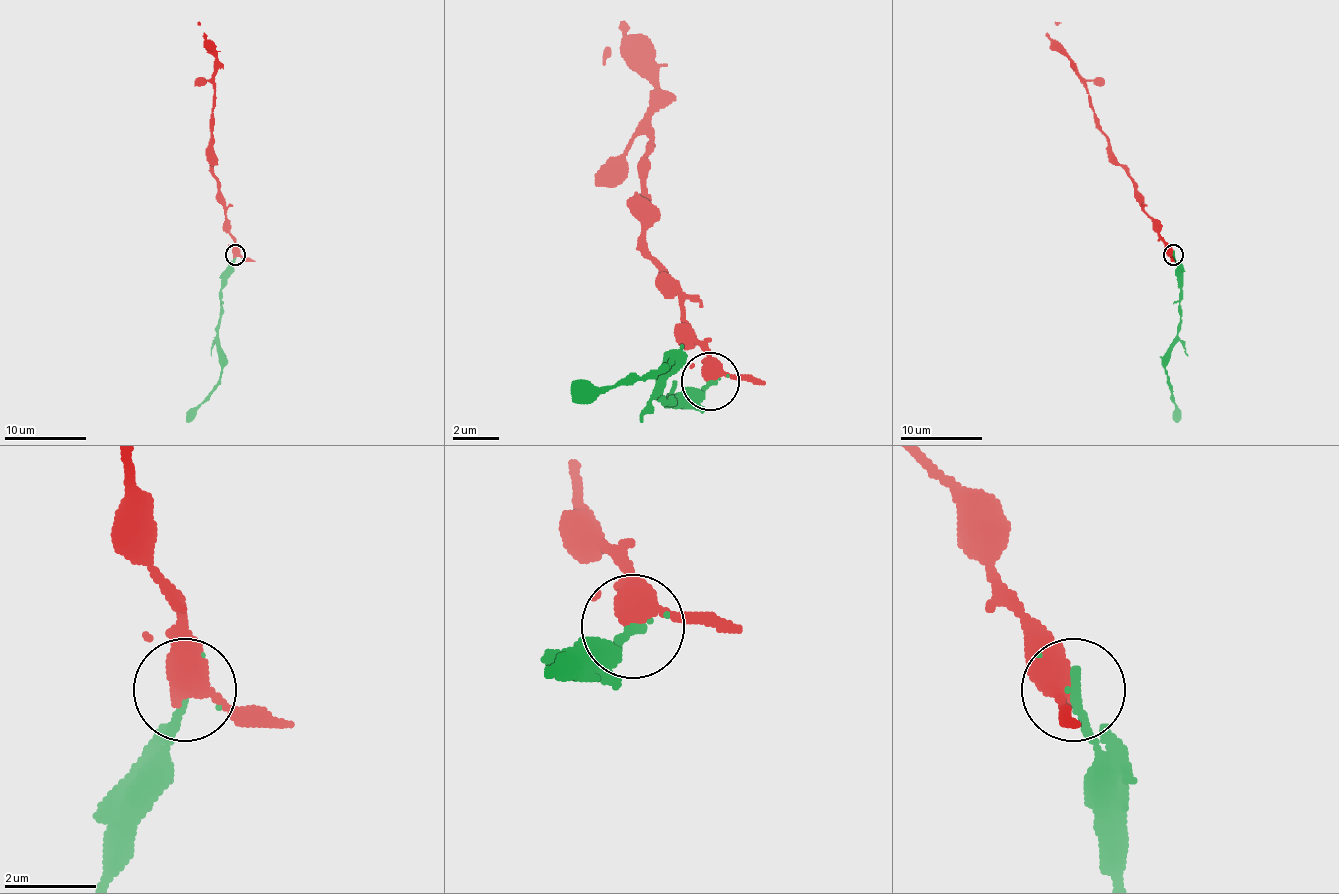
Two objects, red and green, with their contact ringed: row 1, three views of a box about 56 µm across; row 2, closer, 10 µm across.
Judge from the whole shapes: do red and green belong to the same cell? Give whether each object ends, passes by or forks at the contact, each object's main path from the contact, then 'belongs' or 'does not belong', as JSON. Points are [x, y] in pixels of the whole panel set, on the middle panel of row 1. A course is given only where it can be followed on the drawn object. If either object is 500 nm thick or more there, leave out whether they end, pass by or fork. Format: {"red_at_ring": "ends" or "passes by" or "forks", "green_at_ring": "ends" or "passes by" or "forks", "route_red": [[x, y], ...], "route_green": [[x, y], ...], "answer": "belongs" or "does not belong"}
{"red_at_ring": "passes by", "green_at_ring": "ends", "route_red": [[712, 380], [712, 363], [694, 345], [643, 236], [643, 161], [654, 86], [625, 57], [620, 23], [602, 63]], "route_green": [[712, 380], [700, 391], [666, 403], [660, 397], [671, 357], [660, 368], [574, 397]], "answer": "belongs"}

